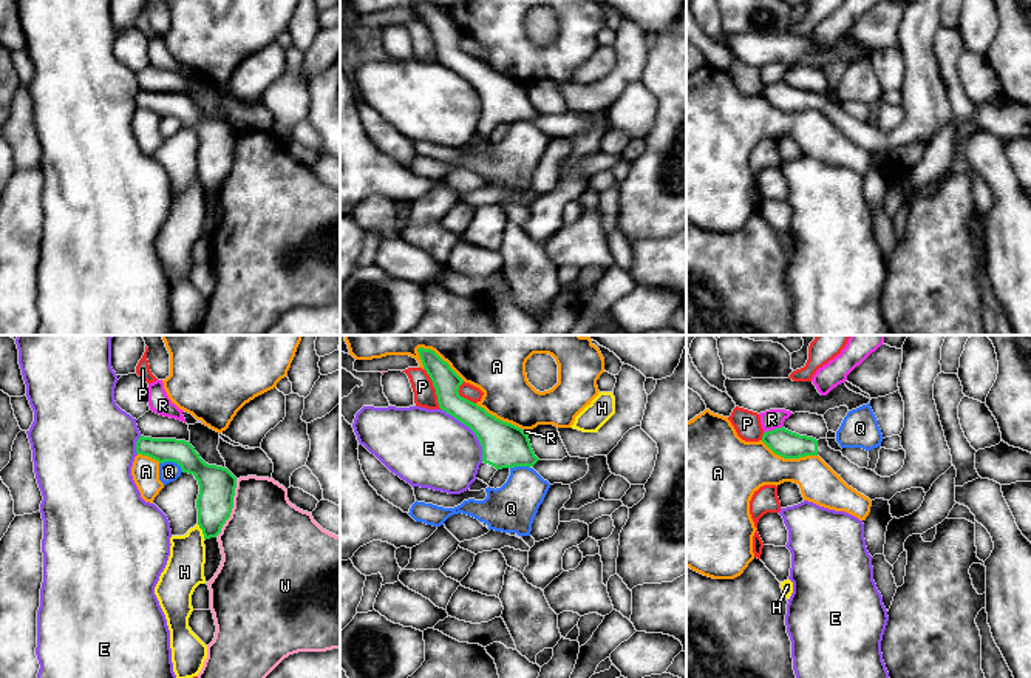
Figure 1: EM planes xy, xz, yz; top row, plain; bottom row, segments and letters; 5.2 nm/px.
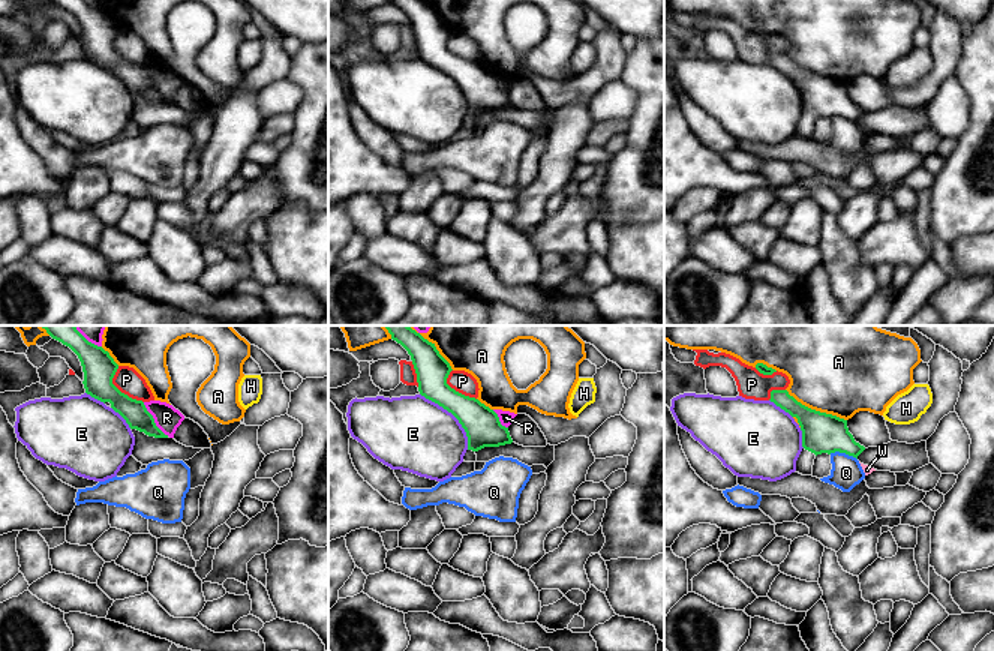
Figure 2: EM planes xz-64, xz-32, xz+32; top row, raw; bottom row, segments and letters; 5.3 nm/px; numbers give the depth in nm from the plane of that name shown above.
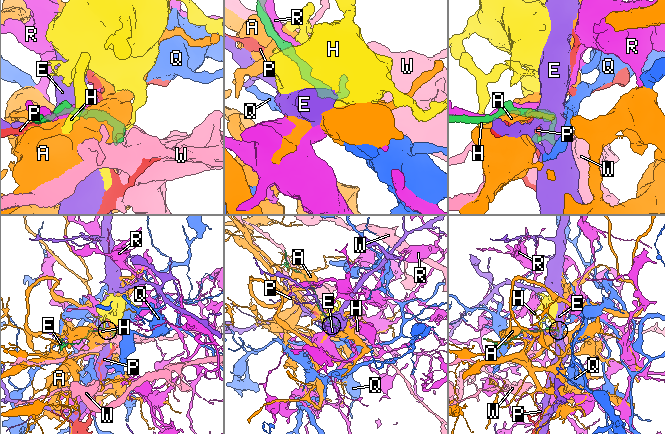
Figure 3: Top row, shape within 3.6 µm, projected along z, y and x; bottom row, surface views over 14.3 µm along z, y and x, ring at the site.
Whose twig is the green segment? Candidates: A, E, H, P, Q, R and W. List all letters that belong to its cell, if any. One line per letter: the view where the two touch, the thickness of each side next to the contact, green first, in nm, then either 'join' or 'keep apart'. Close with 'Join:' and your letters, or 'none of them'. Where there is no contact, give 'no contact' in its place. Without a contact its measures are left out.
A: yz | 140/280 nm | keep apart
E: xz | 240/420 nm | keep apart
H: xy | 190/200 nm | keep apart
P: xz | 140/110 nm | keep apart
Q: xy | 160/110 nm | keep apart
R: yz | 140/100 nm | keep apart
W: xy | 190/460 nm | keep apart
Join: none of them

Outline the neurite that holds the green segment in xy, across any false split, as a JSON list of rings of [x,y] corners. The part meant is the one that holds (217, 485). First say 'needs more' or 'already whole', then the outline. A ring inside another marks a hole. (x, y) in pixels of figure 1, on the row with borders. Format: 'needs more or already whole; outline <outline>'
already whole; outline [[[141,436],[136,442],[136,453],[159,463],[175,462],[182,473],[195,476],[199,485],[198,525],[204,539],[216,537],[232,513],[236,477],[227,468],[206,463],[185,440]]]

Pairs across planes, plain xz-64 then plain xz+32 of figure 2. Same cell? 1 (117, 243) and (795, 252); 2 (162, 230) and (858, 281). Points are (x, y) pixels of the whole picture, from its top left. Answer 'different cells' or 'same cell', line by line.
1: same cell
2: same cell

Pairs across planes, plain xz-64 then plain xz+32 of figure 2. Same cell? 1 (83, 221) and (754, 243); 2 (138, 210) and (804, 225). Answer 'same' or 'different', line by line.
1: same
2: same

